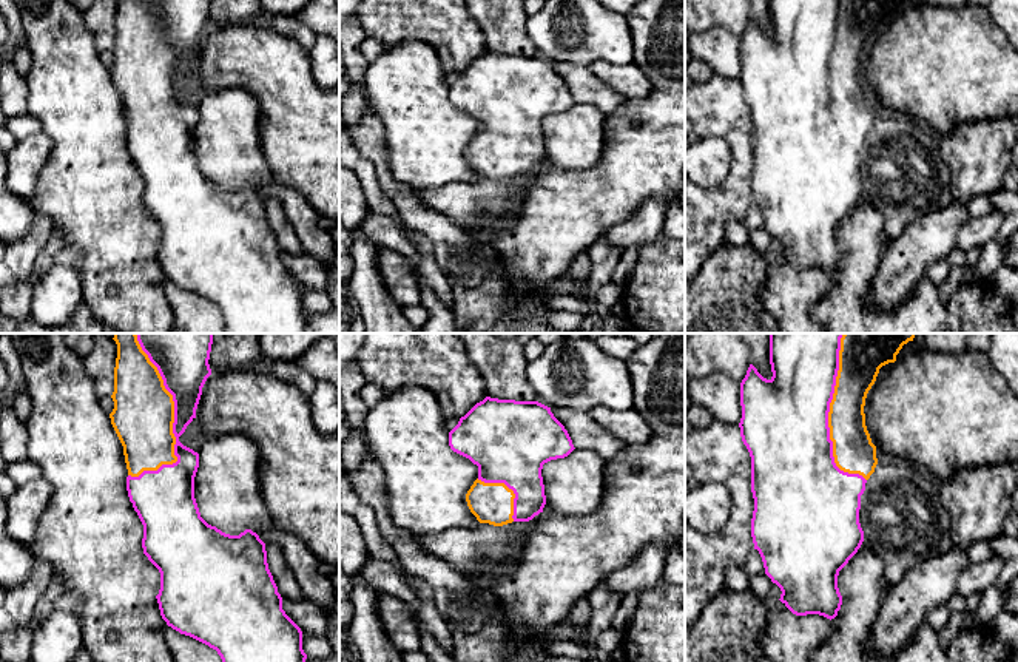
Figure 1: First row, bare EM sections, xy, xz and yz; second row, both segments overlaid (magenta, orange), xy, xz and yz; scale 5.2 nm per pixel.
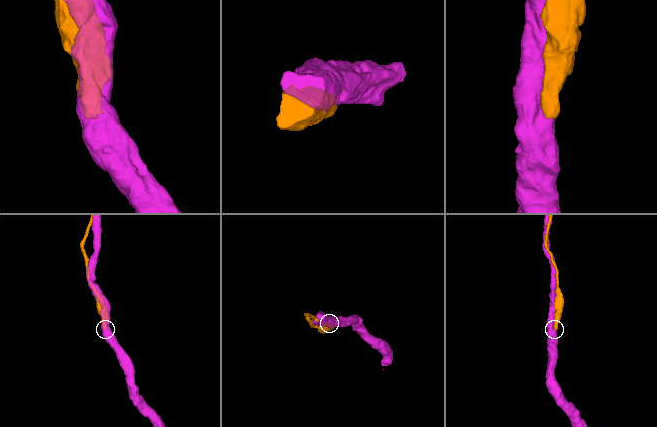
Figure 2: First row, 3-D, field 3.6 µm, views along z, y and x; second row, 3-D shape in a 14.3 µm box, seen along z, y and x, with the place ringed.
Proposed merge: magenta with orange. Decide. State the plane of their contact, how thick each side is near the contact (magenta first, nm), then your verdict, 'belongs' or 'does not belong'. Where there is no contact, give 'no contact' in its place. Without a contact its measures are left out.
xy | 240/320 nm | belongs

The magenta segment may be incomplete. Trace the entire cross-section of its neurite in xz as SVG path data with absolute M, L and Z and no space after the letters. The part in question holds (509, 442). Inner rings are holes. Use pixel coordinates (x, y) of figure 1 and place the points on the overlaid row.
M486 397L449 432L453 452L478 466L478 478L466 494L470 512L480 523L503 526L529 522L546 505L543 464L568 457L575 448L551 407L538 401L515 401Z

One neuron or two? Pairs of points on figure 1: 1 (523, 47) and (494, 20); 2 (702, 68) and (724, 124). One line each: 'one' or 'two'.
1: one
2: two

